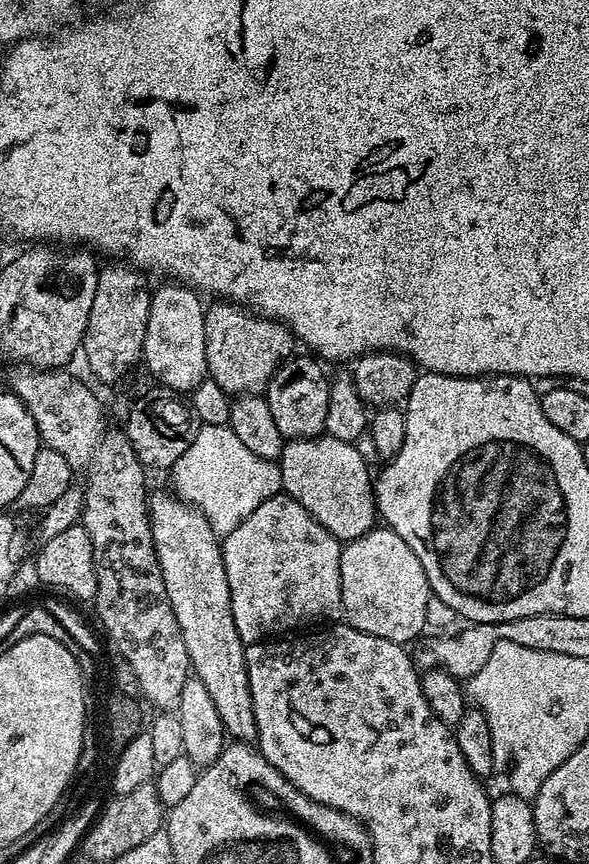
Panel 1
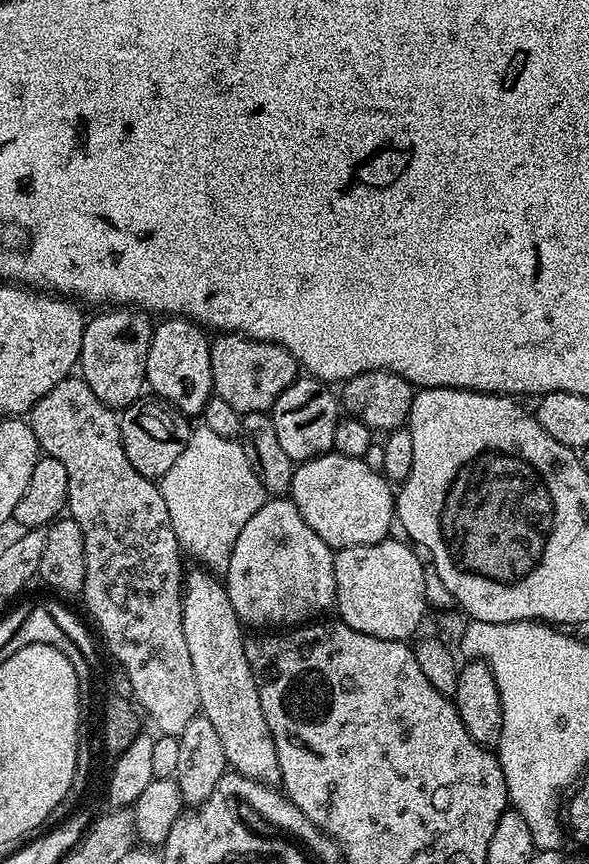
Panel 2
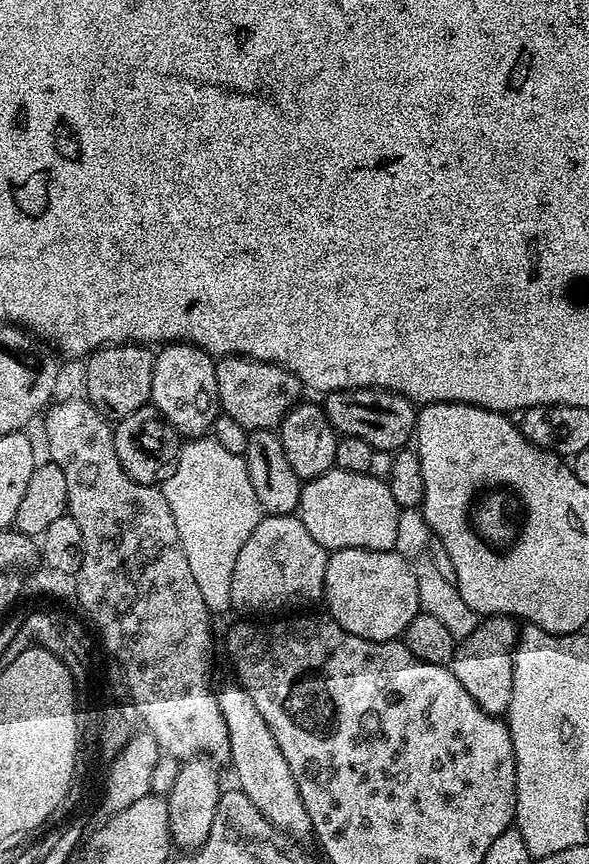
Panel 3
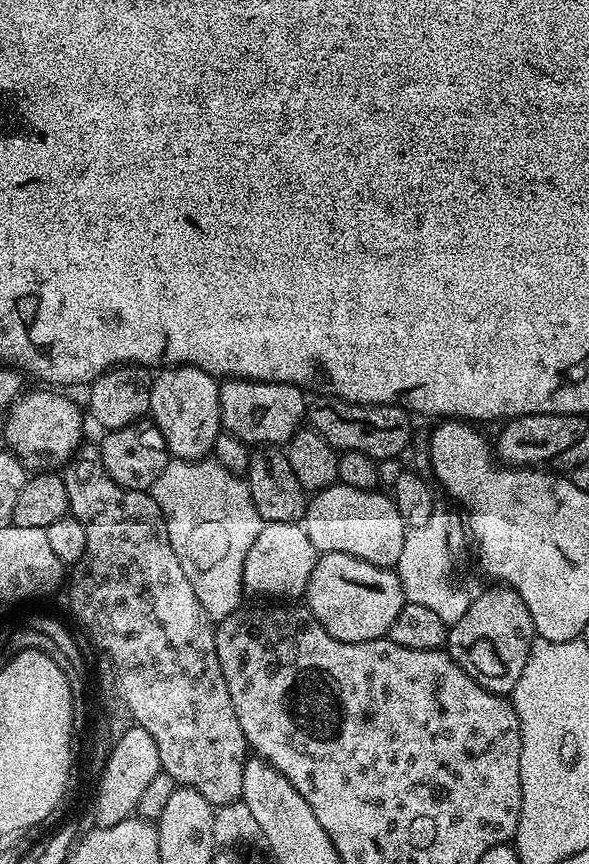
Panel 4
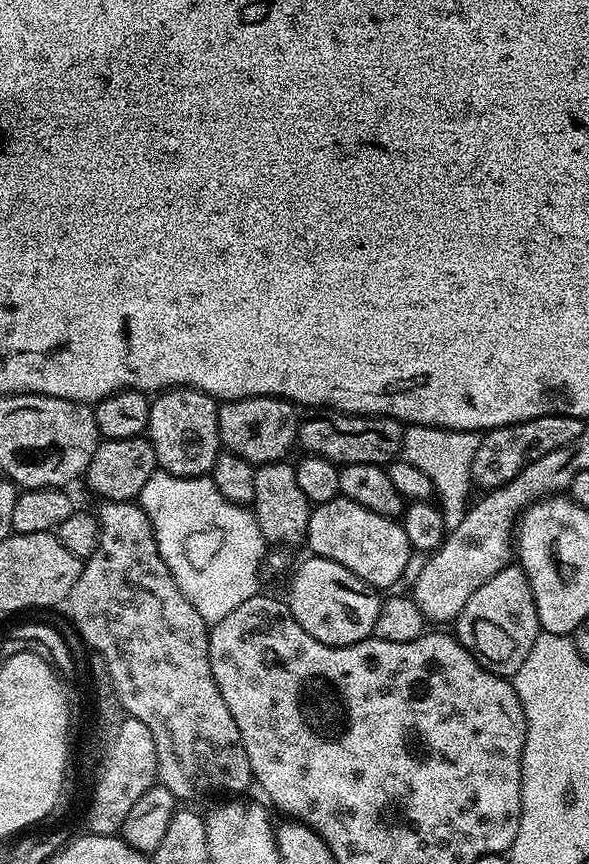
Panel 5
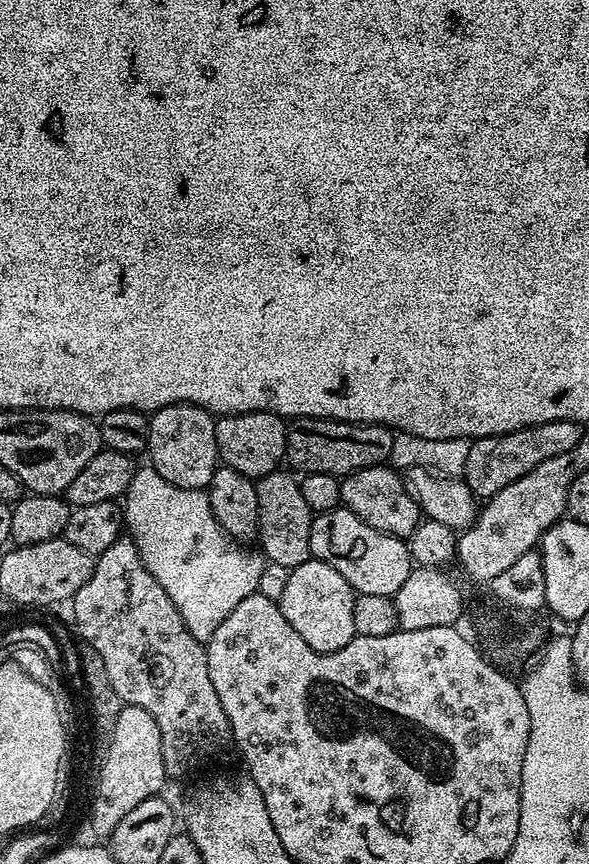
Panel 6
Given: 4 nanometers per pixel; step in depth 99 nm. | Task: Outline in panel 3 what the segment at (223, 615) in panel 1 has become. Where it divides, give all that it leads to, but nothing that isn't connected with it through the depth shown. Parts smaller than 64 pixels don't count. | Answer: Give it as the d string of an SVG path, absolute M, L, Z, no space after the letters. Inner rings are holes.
M229 682L217 691L218 710L222 710L222 722L226 722L226 734L230 734L230 754L228 760L232 764L232 772L236 775L235 787L256 807L257 813L269 820L271 827L289 837L309 835L312 832L310 814L306 814L306 802L302 802L302 794L298 794L298 782L294 782L294 774L290 774L290 766L278 750L270 728L258 708L242 690L240 685Z

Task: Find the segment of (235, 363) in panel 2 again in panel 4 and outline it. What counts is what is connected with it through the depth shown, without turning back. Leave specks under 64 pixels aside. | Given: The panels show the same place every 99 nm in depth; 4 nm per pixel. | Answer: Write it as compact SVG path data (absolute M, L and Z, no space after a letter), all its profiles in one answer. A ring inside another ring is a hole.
M225 379L220 384L220 423L223 431L234 434L242 443L249 446L284 446L301 427L306 416L305 389L296 384L282 382L258 382L257 380Z

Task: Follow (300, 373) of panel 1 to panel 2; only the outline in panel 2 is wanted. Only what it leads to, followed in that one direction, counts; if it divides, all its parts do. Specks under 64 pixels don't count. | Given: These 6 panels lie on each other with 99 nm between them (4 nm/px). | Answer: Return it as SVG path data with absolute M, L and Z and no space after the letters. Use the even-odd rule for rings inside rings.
M307 374L301 375L274 402L270 410L274 431L278 434L282 451L293 462L312 460L325 452L333 451L334 430L342 418L342 404L335 391L328 389L325 381Z

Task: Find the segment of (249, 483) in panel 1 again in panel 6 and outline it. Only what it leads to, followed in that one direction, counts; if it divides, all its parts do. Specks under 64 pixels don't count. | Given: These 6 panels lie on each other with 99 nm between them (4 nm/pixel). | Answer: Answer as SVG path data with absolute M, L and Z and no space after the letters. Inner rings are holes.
M140 466L136 469L136 474L128 491L122 500L122 511L126 517L127 527L130 529L130 538L136 544L136 549L140 551L140 557L146 558L144 567L170 594L170 602L182 614L182 618L196 618L196 604L208 604L212 606L214 612L214 622L222 614L230 614L242 598L251 596L253 592L261 587L260 575L263 574L266 564L259 555L247 552L247 547L241 546L231 536L226 534L226 530L214 518L214 510L208 501L207 491L186 490L166 482L158 470L150 466Z

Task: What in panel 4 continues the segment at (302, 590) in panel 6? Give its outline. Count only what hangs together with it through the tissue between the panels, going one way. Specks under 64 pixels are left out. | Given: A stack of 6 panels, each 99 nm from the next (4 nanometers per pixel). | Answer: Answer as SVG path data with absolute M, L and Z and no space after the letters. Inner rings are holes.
M326 552L317 555L314 574L310 574L308 583L306 607L326 630L326 634L330 634L338 642L370 642L385 639L390 626L394 626L394 618L398 618L398 610L402 610L405 603L403 588L393 569L379 568L350 554Z

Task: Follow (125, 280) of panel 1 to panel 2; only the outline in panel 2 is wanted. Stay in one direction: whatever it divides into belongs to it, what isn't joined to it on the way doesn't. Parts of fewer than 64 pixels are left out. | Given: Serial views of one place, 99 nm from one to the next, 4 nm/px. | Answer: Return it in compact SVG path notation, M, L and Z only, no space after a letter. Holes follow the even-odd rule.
M112 306L97 312L100 313L84 325L78 372L106 407L123 410L146 392L146 354L154 324L148 321L149 313L135 306Z

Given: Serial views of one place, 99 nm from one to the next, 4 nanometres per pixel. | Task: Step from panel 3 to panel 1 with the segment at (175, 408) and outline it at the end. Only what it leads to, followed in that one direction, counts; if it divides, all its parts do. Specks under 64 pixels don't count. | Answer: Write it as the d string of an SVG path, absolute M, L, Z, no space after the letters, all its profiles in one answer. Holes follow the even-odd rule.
M164 282L160 289L155 289L152 292L152 301L150 302L150 318L146 322L146 338L144 339L144 355L142 357L143 367L148 367L148 372L153 376L157 385L169 388L181 394L190 394L198 387L201 382L208 376L208 363L206 362L206 322L204 321L204 313L206 311L206 304L203 300L201 293L196 289L188 287L186 284L179 282Z

